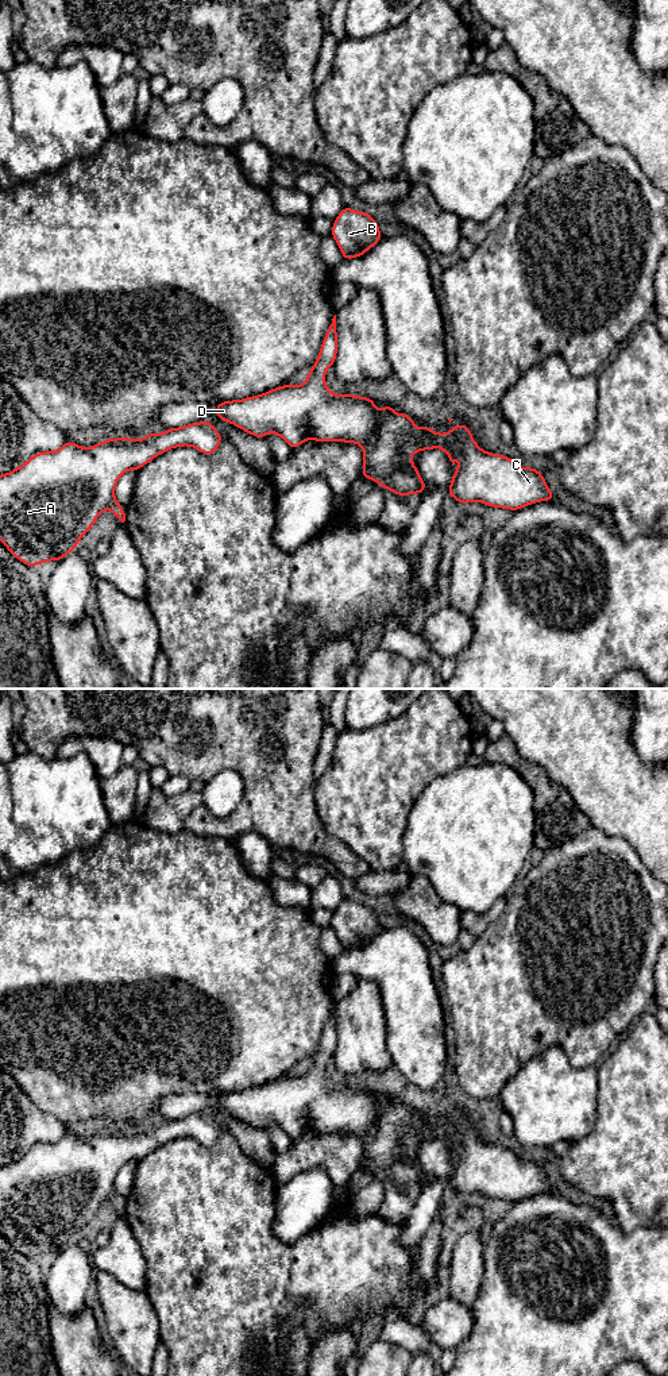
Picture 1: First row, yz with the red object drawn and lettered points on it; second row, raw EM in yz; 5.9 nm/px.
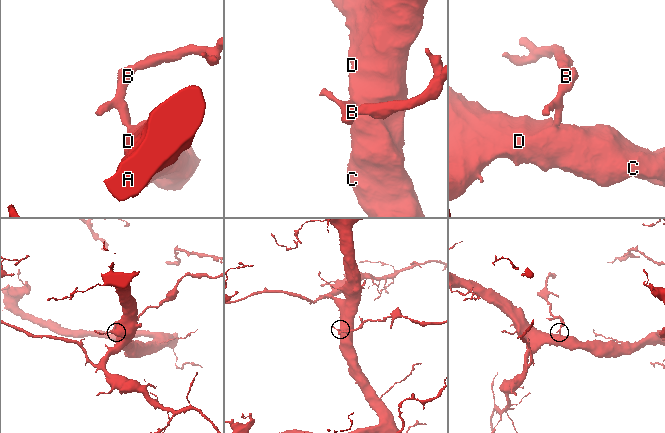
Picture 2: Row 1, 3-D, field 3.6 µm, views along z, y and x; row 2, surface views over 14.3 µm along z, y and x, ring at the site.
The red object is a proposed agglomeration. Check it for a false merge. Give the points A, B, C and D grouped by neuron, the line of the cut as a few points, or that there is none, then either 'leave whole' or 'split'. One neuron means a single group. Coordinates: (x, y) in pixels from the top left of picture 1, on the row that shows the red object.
A B C D; no cut; leave whole

